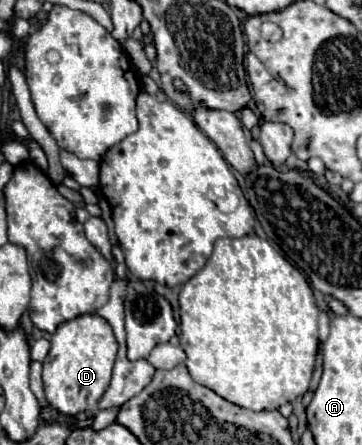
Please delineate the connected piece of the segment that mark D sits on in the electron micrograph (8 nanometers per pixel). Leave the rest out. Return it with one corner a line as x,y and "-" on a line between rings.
81,314
63,322
57,334
51,336
51,350
43,360
43,386
49,404
65,416
97,412
97,402
111,380
115,356
117,340
113,328
99,314

